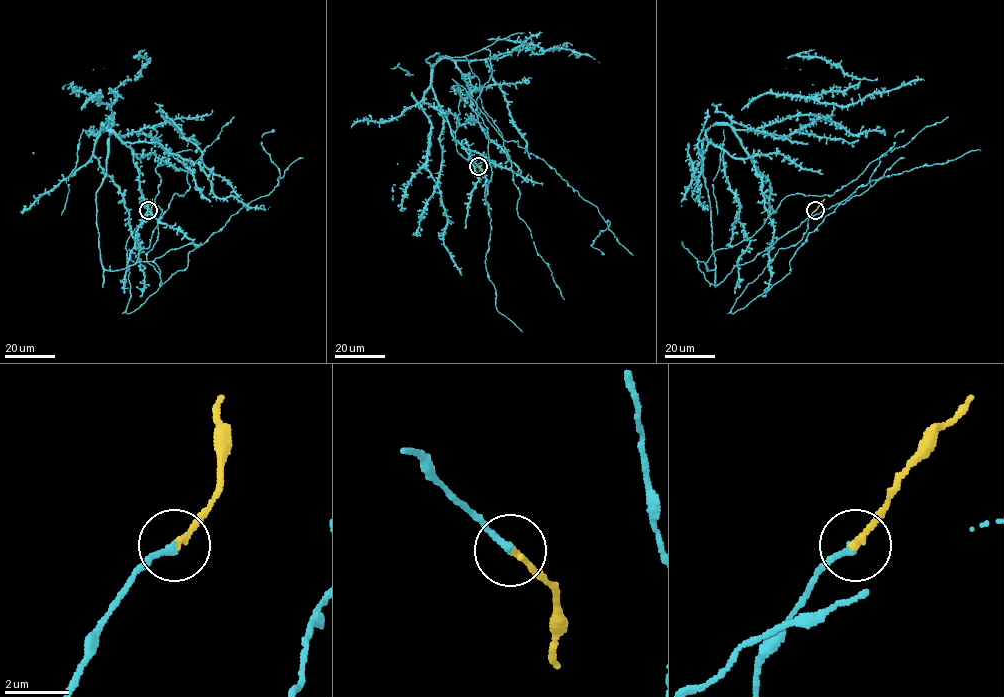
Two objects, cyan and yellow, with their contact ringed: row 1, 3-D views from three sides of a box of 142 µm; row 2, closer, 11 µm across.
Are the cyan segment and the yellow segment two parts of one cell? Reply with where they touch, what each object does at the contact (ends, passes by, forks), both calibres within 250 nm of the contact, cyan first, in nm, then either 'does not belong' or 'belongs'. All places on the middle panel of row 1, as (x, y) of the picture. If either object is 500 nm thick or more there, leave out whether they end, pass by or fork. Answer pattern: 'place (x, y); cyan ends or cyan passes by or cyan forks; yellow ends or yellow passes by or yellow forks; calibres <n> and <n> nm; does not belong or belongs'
place (478, 166); cyan ends; yellow ends; calibres 220 and 200 nm; belongs

